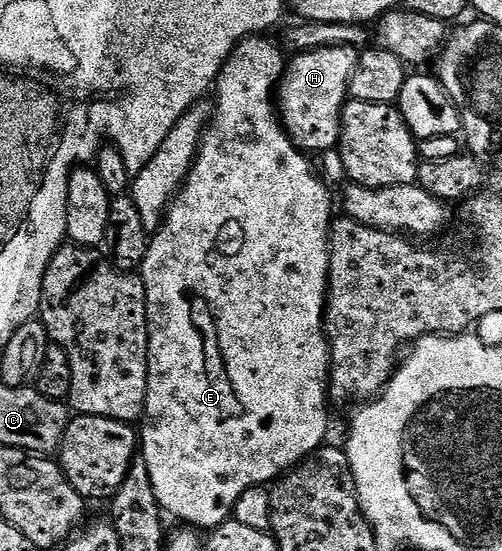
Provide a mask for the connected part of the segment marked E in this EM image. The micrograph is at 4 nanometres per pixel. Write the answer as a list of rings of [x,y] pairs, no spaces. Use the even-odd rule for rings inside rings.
[[[265,35],[246,37],[233,48],[229,60],[221,68],[215,86],[217,102],[212,102],[212,116],[201,135],[197,157],[185,176],[185,184],[169,202],[161,225],[152,234],[139,268],[141,282],[145,284],[145,306],[149,320],[149,374],[143,424],[139,429],[139,457],[147,463],[147,471],[151,471],[151,487],[155,487],[155,499],[161,504],[162,510],[198,531],[212,531],[230,520],[235,503],[243,491],[256,485],[268,486],[274,479],[288,473],[293,466],[300,465],[326,444],[325,436],[329,433],[331,390],[329,341],[325,337],[325,303],[329,292],[329,230],[335,212],[329,189],[317,178],[309,162],[312,160],[293,144],[281,126],[275,104],[275,87],[281,84],[281,76],[285,73],[287,53],[280,44],[277,46],[267,38]]]

